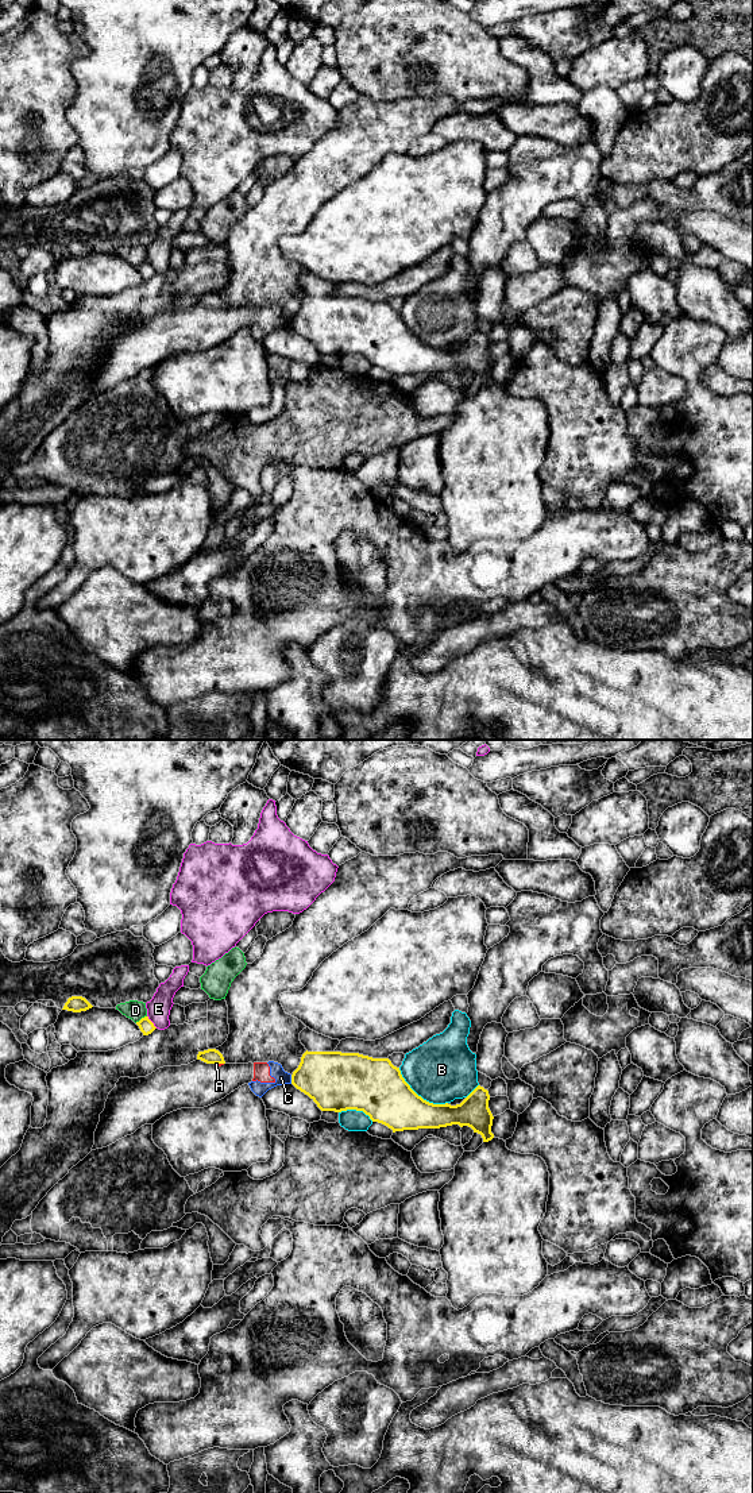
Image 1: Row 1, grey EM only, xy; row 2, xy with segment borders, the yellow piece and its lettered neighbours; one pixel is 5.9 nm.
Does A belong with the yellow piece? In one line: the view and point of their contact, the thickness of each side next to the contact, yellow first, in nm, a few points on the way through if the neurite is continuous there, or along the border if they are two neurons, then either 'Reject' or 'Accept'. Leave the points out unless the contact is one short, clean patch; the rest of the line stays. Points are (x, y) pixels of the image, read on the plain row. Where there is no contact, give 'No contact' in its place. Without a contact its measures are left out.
Touches yellow at xy (220, 307). Thickness 90 nm (yellow) against 20 nm. Boundary: xy (216, 307), (223, 308). Reject

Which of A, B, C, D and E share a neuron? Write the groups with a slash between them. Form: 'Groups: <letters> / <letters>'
Groups: A C / B / D / E

